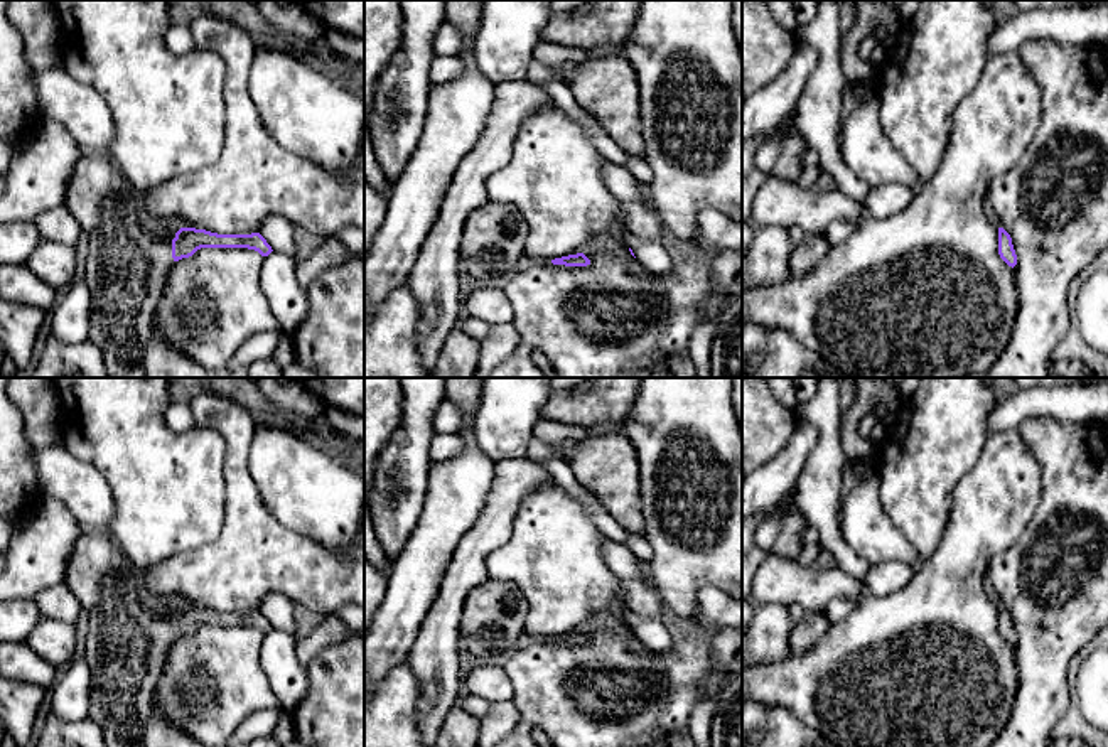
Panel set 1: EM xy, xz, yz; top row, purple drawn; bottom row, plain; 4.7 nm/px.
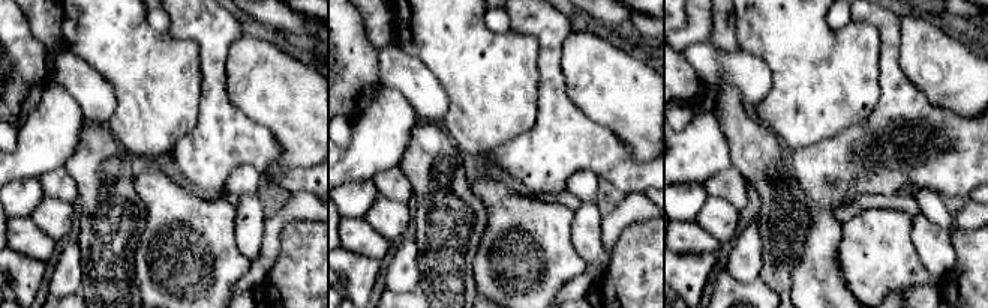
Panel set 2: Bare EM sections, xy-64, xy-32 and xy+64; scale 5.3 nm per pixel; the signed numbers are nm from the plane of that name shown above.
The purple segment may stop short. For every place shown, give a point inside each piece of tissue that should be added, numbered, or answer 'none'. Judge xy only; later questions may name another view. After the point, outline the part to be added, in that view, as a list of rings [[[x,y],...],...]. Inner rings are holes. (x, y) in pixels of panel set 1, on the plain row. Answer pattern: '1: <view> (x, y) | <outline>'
1: xy (125, 646) | [[[83,531],[73,546],[64,577],[64,583],[76,595],[83,609],[86,661],[91,669],[89,718],[103,728],[106,747],[143,747],[142,737],[155,683],[167,651],[175,641],[172,636],[172,619],[155,617],[142,607],[138,599],[138,575],[140,568],[125,556],[111,535]]]

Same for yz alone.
none

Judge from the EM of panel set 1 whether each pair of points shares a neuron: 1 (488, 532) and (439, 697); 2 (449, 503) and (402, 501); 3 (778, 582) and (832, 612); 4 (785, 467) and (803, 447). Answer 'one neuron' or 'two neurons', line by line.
1: one neuron
2: two neurons
3: two neurons
4: one neuron

